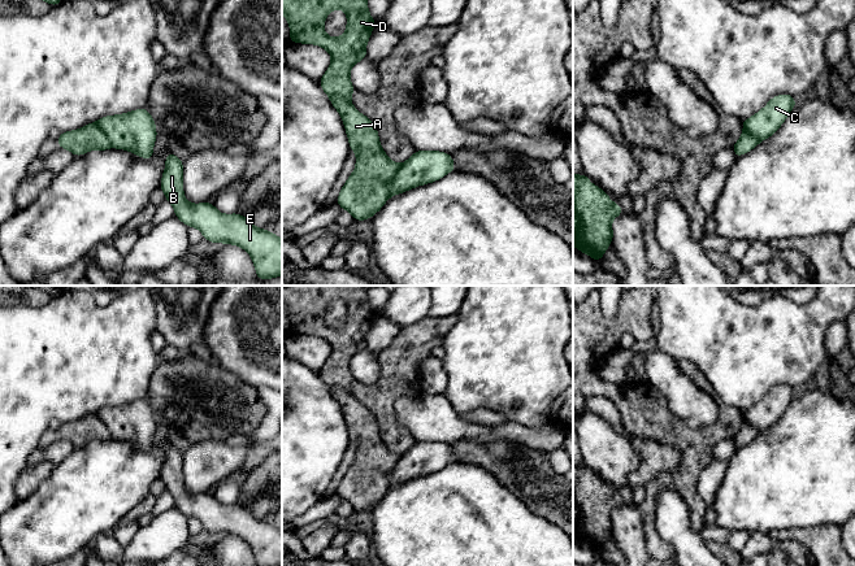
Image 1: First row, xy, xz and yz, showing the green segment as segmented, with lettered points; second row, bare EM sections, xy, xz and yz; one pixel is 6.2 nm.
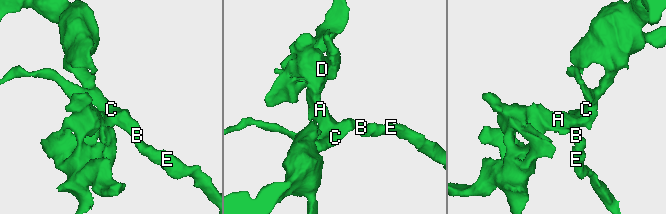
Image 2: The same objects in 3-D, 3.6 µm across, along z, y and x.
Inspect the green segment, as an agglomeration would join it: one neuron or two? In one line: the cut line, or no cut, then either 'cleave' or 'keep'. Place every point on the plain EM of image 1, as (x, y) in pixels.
xz (399, 456), (391, 473), (389, 487) | cleave

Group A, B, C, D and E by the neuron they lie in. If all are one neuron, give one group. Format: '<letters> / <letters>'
A D / B C E

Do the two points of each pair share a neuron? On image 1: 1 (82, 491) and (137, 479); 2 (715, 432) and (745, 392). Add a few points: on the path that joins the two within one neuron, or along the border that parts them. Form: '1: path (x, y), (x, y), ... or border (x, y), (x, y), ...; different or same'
1: path (95, 487), (105, 479), (124, 479); same
2: border (723, 401), (742, 412); different

